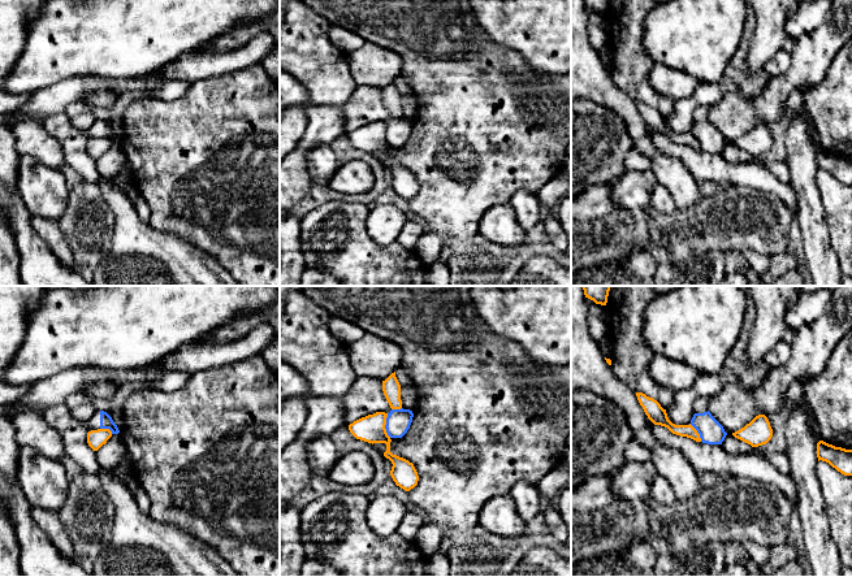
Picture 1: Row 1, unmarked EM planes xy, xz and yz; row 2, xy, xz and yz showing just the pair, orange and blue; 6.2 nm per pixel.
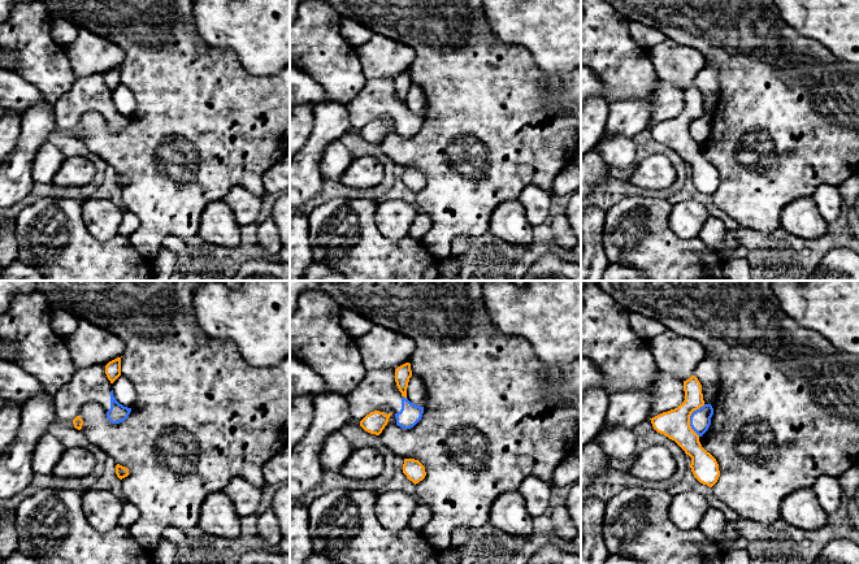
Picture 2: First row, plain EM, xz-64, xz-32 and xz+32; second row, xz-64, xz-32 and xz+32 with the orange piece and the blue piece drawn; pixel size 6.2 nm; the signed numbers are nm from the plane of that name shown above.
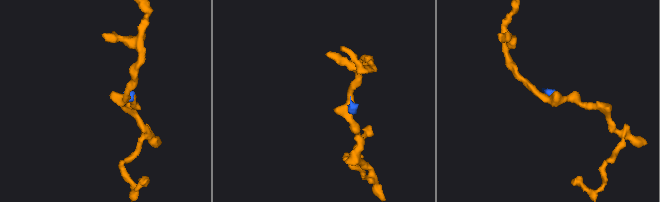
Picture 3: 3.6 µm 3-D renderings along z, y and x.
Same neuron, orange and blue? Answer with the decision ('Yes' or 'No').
No

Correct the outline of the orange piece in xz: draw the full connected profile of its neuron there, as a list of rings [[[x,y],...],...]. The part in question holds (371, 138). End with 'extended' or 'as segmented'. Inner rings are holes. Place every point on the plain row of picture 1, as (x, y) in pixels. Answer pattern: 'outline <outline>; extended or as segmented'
outline [[[385,121],[368,123],[350,133],[349,139],[356,148],[372,153],[385,152],[386,160],[384,161],[384,165],[389,168],[393,173],[390,179],[393,190],[401,198],[410,200],[418,194],[419,185],[412,172],[390,161],[392,148],[385,138],[386,126],[388,122]]]; as segmented

